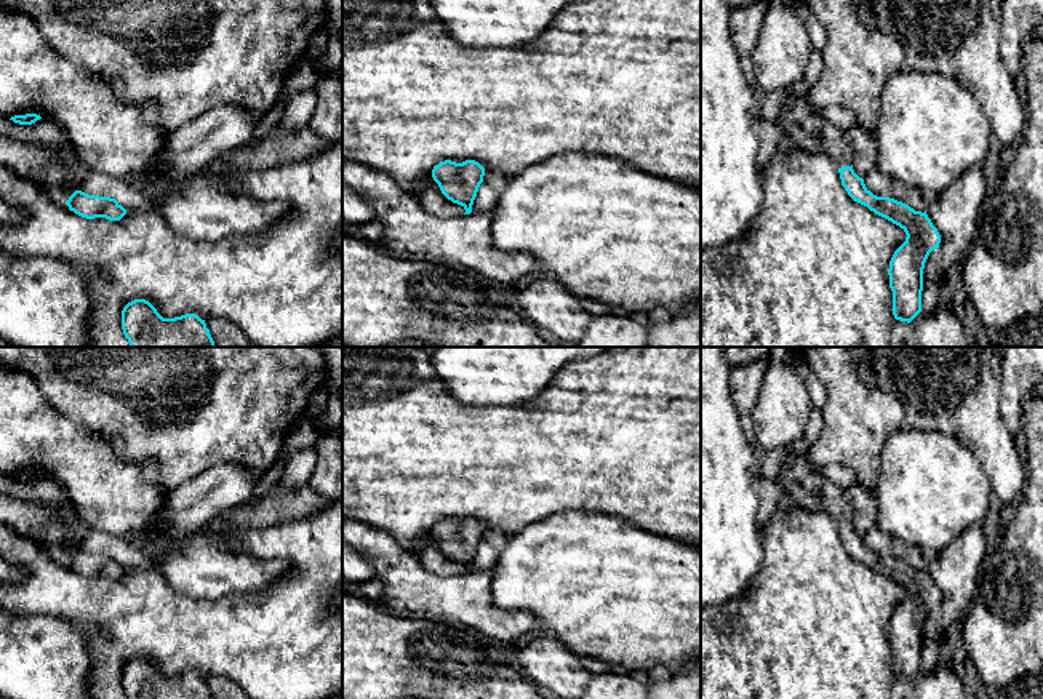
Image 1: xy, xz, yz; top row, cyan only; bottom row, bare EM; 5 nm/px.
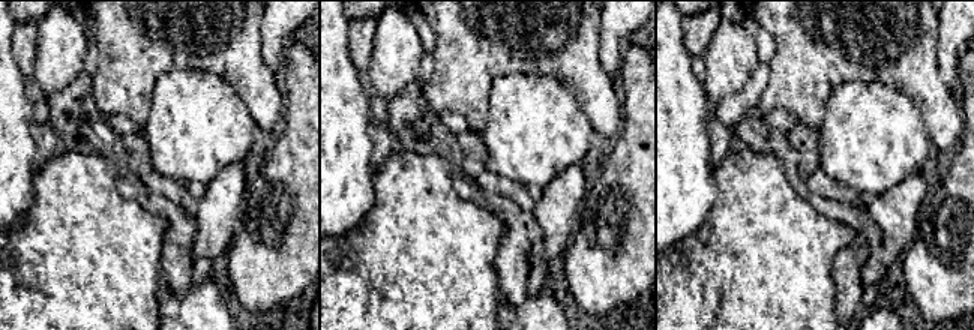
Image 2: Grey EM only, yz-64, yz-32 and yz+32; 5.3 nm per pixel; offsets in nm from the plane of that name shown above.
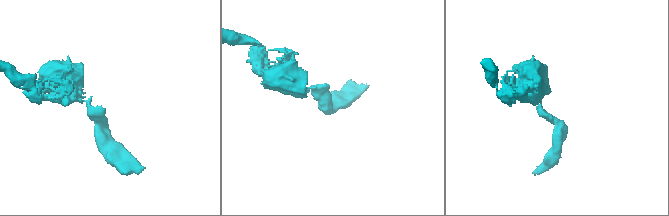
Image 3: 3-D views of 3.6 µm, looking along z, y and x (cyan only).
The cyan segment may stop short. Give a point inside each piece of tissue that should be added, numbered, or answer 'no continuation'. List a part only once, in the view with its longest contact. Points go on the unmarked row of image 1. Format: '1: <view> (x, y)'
1: yz (805, 483)

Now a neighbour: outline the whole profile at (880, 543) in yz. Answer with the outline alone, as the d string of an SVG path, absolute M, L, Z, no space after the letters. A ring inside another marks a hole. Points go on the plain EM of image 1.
M873 528L864 536L867 549L877 555L889 555L902 560L915 569L925 571L928 563L925 561L923 550L909 545L896 537L891 537L885 531Z

